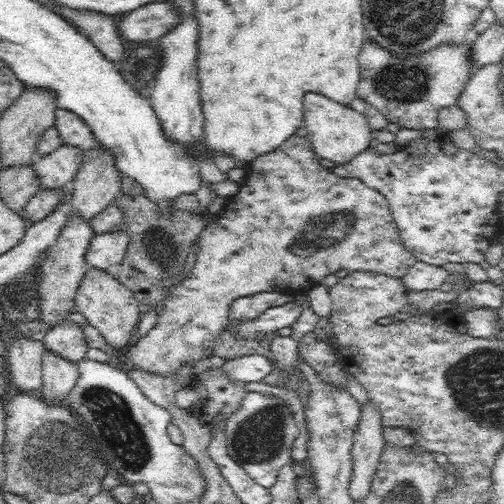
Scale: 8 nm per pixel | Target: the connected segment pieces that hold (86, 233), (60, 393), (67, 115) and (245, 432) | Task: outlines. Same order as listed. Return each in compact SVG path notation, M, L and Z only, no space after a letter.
M71 211L69 215L70 218L68 218L66 226L62 228L60 236L47 250L47 258L41 266L42 273L40 275L40 284L37 288L39 296L38 308L41 318L38 321L49 324L50 328L58 323L67 322L66 316L73 312L74 297L76 296L80 281L87 271L84 256L86 256L86 250L90 246L90 240L95 236L91 222L87 222L85 218L80 216L80 213Z
M46 351L42 357L43 382L38 393L48 401L64 401L80 376L76 363Z
M57 108L55 111L55 128L59 131L63 144L67 146L76 146L83 152L98 146L90 126L74 112Z
M250 391L244 396L240 410L228 416L224 426L228 455L250 478L268 489L277 481L280 469L291 460L292 444L300 434L290 407L286 406L288 405L278 397Z

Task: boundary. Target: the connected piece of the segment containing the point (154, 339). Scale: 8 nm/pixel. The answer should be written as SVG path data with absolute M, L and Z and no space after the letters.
M293 136L294 138L288 138L277 150L256 158L250 165L243 168L246 171L246 177L243 182L239 183L241 189L236 195L226 198L223 209L217 215L218 220L209 222L199 237L195 265L189 272L188 278L168 290L168 297L164 300L164 304L158 312L155 326L143 338L139 341L133 341L126 349L128 367L156 375L165 375L168 373L175 374L180 370L180 366L184 366L184 364L193 366L202 356L205 356L208 349L212 349L212 344L214 344L216 338L228 326L230 306L236 298L252 296L258 294L258 292L272 292L273 290L286 292L293 296L306 293L313 285L319 285L328 274L336 274L340 268L346 268L350 273L352 271L368 271L394 278L402 278L409 271L409 268L418 261L410 251L406 250L404 243L402 243L403 240L398 233L396 222L390 214L386 197L376 189L366 186L358 178L342 178L330 169L322 167L320 165L321 160L314 152L313 146L307 137Z

